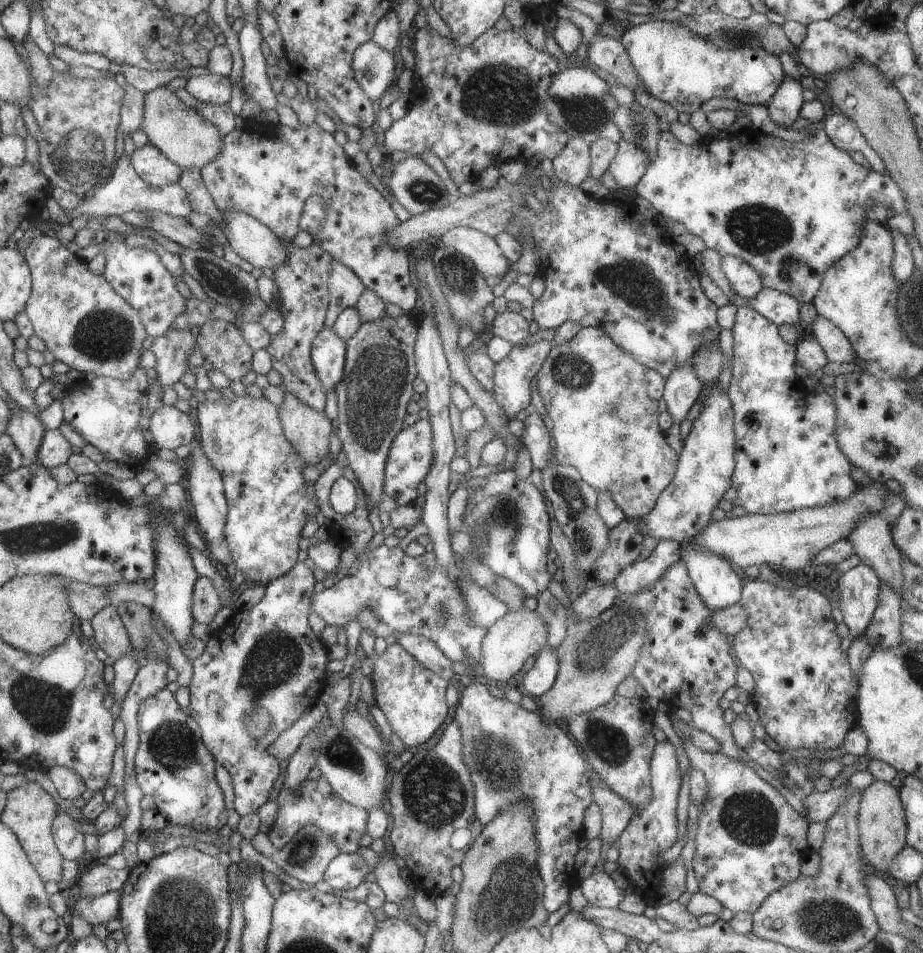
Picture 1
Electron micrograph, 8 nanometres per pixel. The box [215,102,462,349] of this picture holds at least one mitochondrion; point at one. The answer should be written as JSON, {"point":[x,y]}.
{"point":[424,191]}

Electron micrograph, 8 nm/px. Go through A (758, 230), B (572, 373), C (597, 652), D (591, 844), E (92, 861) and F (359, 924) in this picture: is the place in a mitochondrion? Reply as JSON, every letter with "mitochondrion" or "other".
{"A":"mitochondrion","B":"mitochondrion","C":"mitochondrion","D":"other","E":"other","F":"other"}

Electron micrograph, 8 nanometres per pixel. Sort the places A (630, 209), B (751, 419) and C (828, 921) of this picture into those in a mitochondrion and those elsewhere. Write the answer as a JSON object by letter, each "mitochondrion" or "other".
{"A":"other","B":"other","C":"mitochondrion"}

